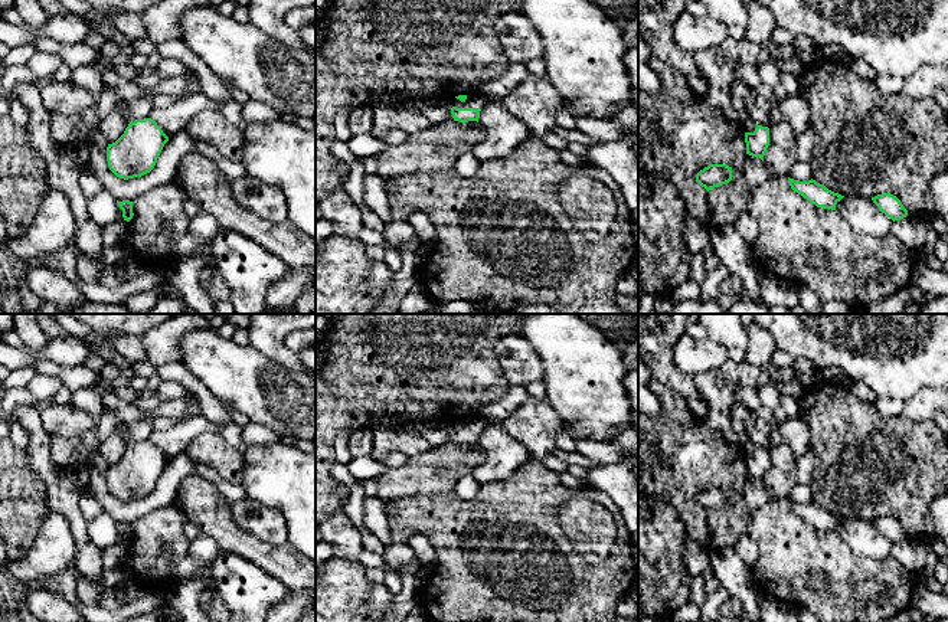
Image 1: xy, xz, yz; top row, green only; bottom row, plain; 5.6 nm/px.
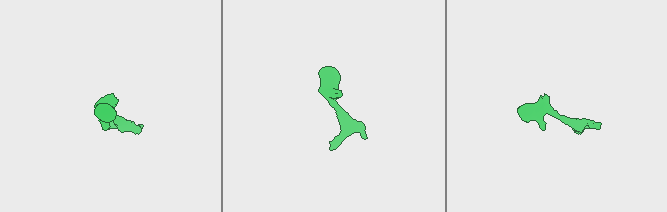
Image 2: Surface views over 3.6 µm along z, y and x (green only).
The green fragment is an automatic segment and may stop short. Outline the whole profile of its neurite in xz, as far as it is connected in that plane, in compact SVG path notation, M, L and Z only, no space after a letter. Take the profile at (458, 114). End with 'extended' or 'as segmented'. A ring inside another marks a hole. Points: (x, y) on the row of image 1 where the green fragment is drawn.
M458 95L444 99L448 109L450 121L468 122L480 118L480 111L484 108L487 99L478 95Z; extended

